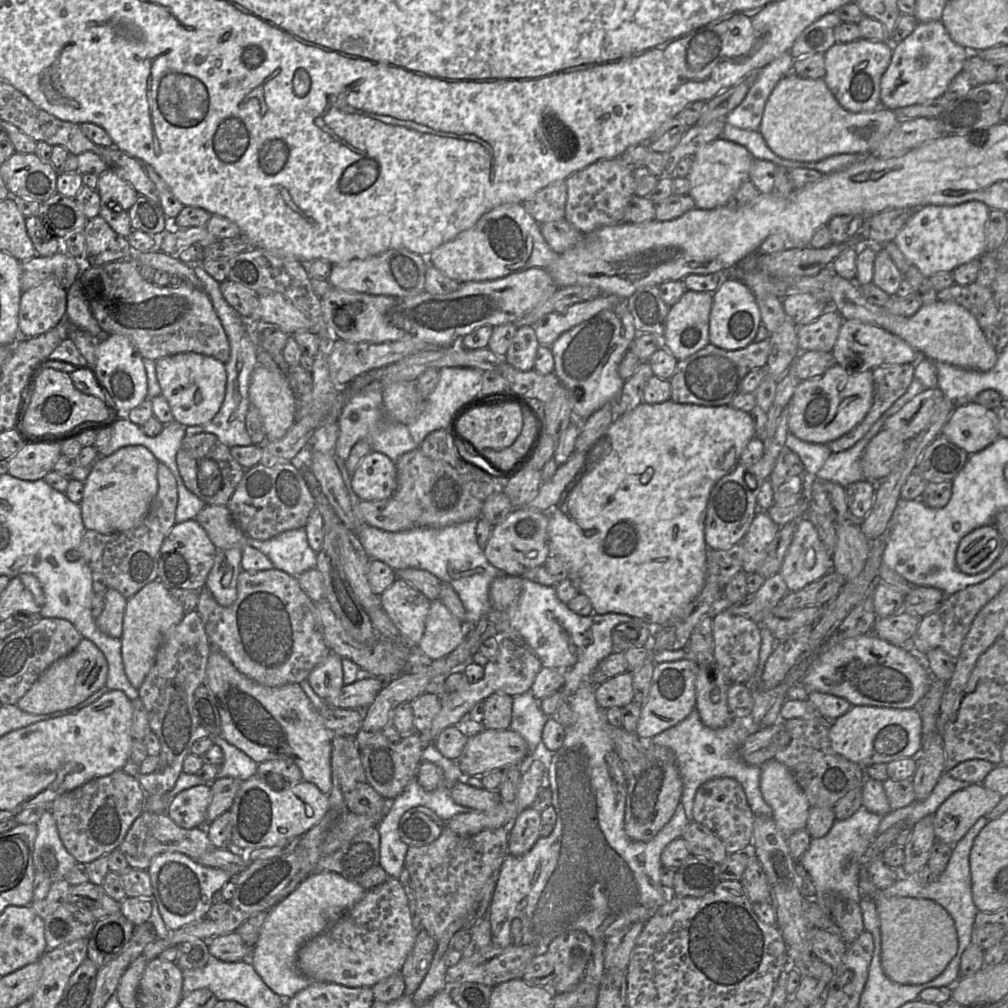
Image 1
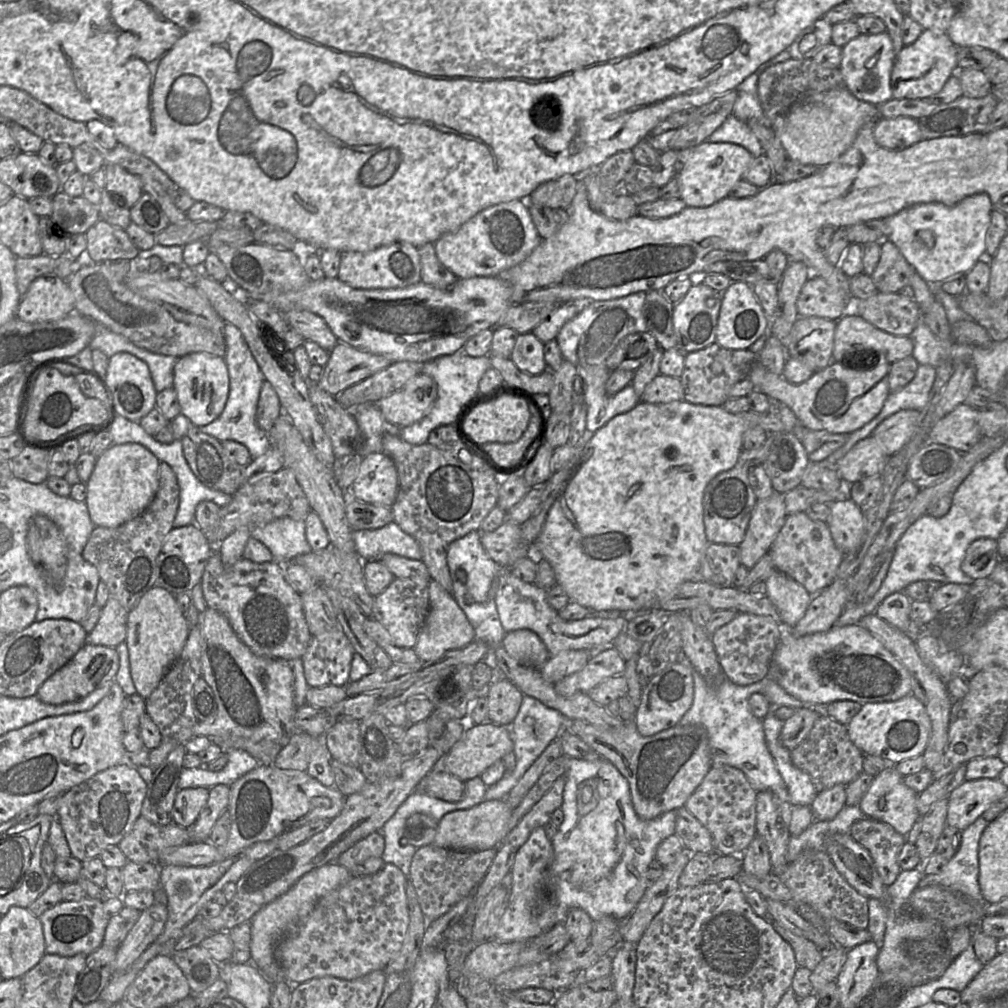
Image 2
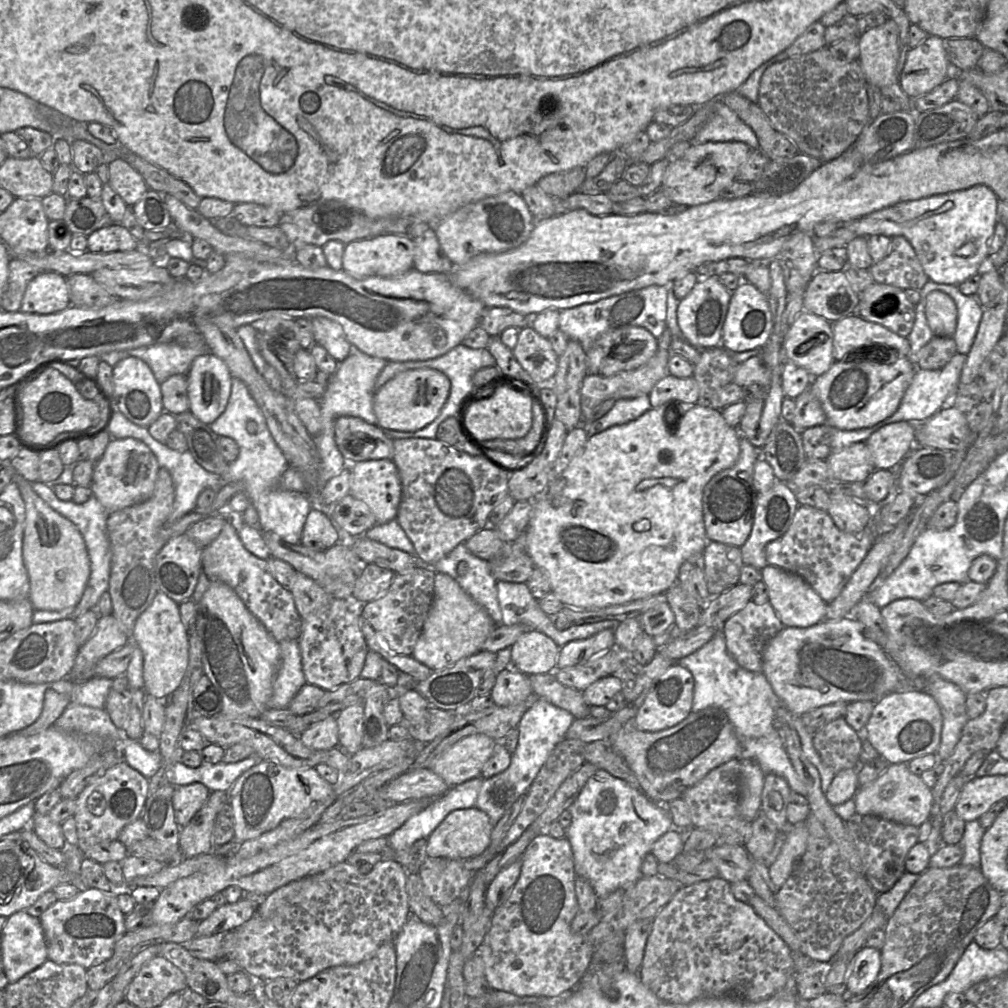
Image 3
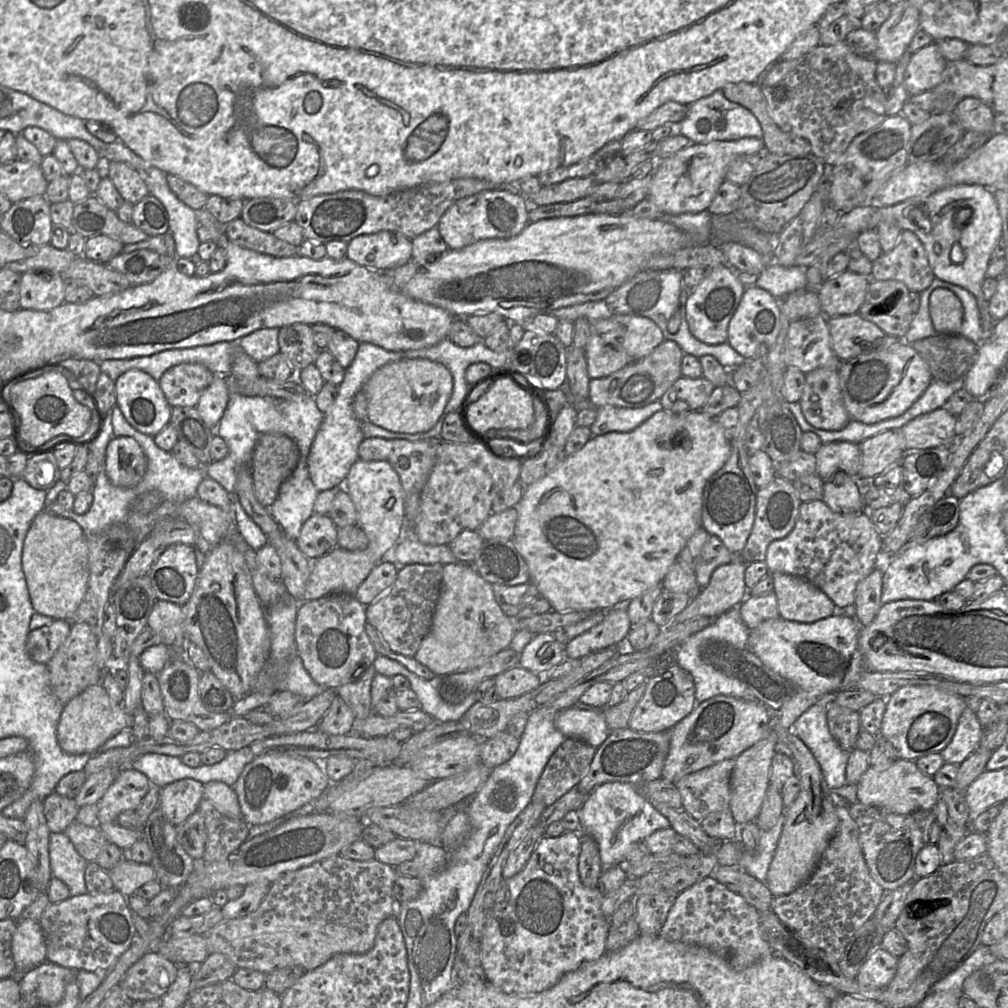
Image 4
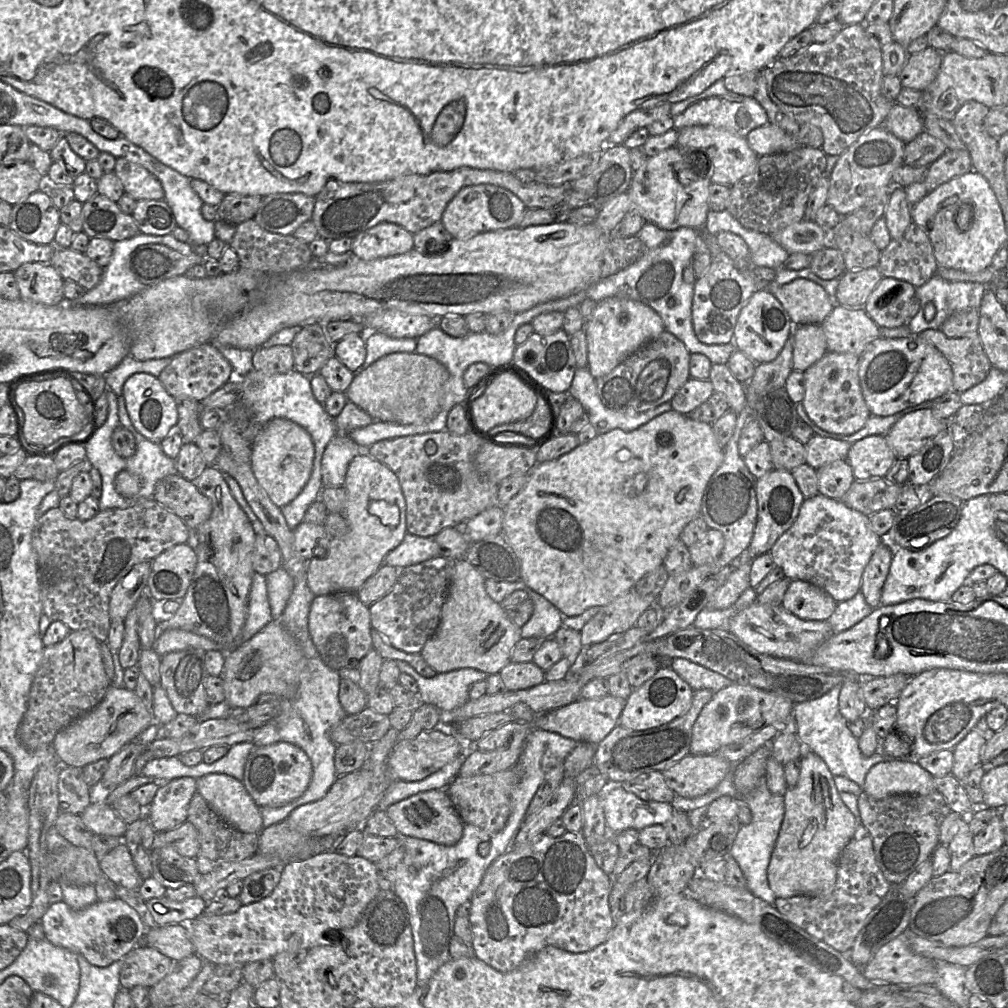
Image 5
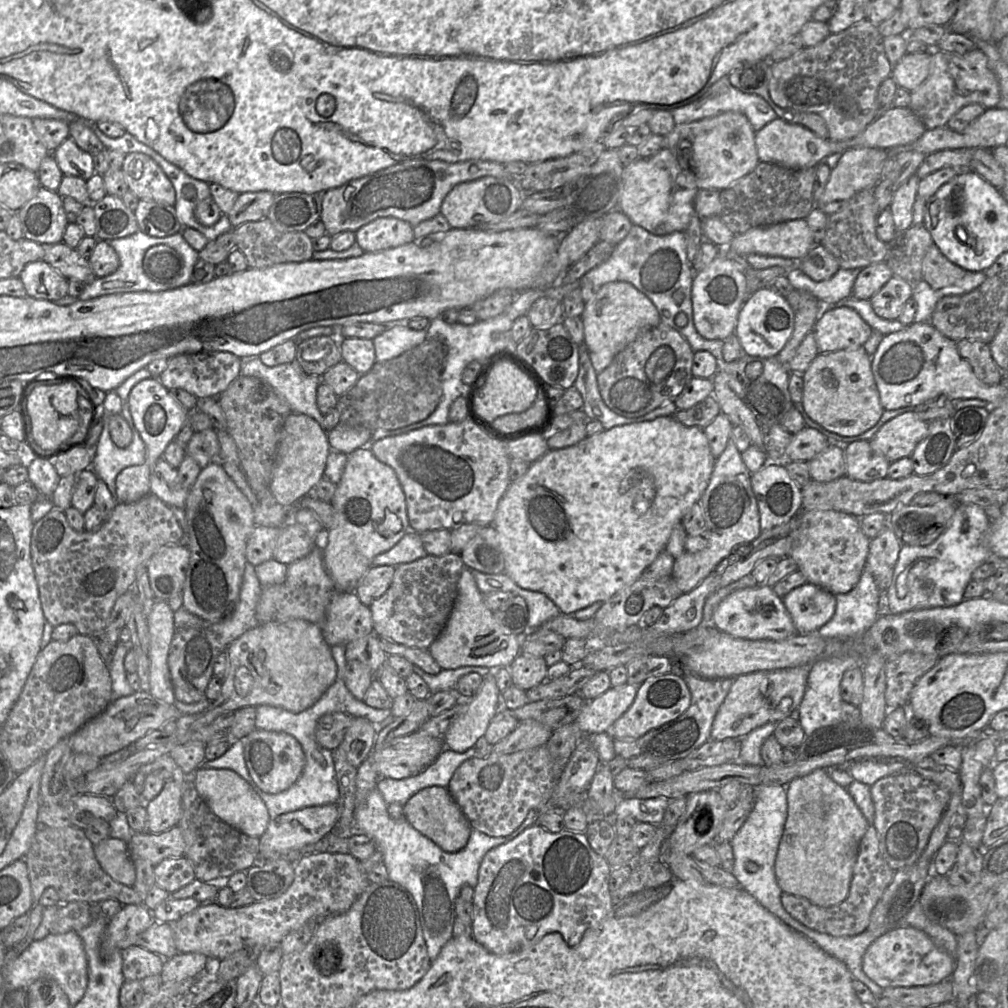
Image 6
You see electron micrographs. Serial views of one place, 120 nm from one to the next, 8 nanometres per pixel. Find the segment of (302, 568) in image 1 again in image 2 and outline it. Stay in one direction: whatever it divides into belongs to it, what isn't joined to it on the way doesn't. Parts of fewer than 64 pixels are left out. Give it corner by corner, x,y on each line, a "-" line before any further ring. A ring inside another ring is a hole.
279,518
251,530
251,537
267,546
274,559
284,565
312,551
306,539
305,520

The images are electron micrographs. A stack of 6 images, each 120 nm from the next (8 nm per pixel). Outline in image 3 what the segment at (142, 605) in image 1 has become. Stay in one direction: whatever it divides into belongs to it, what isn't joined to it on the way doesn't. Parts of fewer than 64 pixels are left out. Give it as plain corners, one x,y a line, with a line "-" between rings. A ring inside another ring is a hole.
158,592
151,605
137,618
131,640
143,653
145,693
157,699
170,697
181,684
189,663
189,637
180,617
179,604

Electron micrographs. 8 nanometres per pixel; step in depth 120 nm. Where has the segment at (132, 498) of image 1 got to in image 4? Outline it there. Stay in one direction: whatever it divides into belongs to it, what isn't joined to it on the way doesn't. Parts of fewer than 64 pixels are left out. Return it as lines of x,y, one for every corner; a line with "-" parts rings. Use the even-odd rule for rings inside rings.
113,437
105,452
105,471
110,482
119,487
134,487
147,470
147,458
132,437

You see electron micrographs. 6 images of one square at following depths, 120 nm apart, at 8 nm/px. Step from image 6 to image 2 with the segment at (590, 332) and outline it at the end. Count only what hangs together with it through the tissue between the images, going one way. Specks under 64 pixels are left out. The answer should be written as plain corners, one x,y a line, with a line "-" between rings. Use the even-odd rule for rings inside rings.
647,332
627,335
618,343
607,359
610,371
637,370
658,347
656,339

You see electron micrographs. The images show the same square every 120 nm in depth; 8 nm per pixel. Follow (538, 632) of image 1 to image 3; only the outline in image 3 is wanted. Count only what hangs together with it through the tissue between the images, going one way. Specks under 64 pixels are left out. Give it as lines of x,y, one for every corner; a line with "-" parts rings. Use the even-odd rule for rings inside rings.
497,581
496,588
503,625
523,624
529,628
534,628
550,637
560,648
570,641
588,638
605,629
614,629
619,624
616,620
602,620
592,623
572,624
564,630
558,630
554,625
553,616
547,615
540,608
538,600
532,596
526,583
-
601,769
588,779
567,810
571,813
572,822
566,830
565,838
571,844
576,876
585,878
591,884
598,899
635,883
642,876
641,864
645,855
651,852
654,843
662,835
673,828
666,805
651,801
627,782

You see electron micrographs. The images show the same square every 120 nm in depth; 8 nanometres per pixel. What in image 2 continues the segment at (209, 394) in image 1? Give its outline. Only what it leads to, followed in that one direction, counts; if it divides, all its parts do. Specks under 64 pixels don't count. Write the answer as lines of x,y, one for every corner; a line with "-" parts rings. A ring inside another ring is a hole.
200,352
178,358
173,369
173,388
180,404
180,414
197,427
211,423
223,411
229,393
229,376
224,358

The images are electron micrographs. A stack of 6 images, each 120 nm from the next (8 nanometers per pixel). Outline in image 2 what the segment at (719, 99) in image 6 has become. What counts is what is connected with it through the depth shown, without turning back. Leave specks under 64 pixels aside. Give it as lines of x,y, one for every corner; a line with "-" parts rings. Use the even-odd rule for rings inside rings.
730,114
707,139
708,142
734,143
744,147
752,156
764,155
764,150
747,123

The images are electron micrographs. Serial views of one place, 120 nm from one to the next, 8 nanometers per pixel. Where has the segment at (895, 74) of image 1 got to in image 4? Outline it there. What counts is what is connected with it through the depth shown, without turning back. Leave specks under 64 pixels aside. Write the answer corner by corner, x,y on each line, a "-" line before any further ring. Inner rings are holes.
936,42
913,53
904,74
909,96
933,90
940,83
946,64

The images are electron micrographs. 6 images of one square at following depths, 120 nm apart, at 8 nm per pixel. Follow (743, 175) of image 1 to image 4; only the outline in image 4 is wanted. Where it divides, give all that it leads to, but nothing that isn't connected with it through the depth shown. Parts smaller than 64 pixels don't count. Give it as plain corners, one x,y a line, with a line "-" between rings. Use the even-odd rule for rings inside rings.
755,137
734,141
691,143
666,159
656,160
649,195
646,198
650,198
662,214
679,215
707,210
719,187
726,180
729,164
739,156
763,152
763,140

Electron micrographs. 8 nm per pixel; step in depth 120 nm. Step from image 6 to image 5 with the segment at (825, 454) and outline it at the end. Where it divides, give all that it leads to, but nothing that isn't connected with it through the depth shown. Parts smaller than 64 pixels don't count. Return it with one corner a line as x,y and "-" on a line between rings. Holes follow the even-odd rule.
836,460
816,470
818,493
840,500
855,481
852,468
846,460

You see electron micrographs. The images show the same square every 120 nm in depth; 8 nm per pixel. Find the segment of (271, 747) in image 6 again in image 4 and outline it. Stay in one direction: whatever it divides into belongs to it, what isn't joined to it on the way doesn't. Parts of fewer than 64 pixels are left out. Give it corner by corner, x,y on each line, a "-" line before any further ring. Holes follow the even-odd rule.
259,755
245,766
233,789
238,797
242,819
249,826
255,826
314,802
330,785
318,761
300,756

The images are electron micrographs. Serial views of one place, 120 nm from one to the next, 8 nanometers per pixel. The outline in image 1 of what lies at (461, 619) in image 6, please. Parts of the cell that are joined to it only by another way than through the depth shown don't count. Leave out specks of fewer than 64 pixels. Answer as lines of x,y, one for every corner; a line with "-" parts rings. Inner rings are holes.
440,599
431,601
425,624
425,631
417,645
418,652
422,654
419,660
434,661
447,656
460,645
465,634
465,624
454,617

